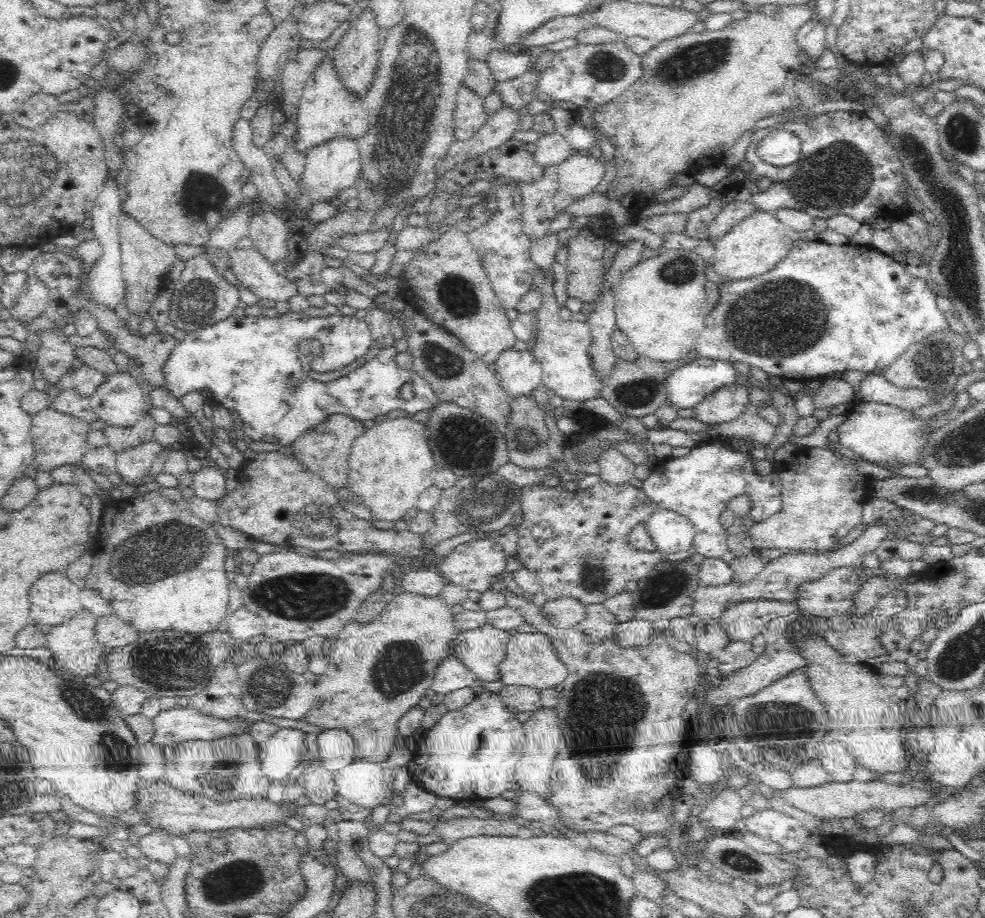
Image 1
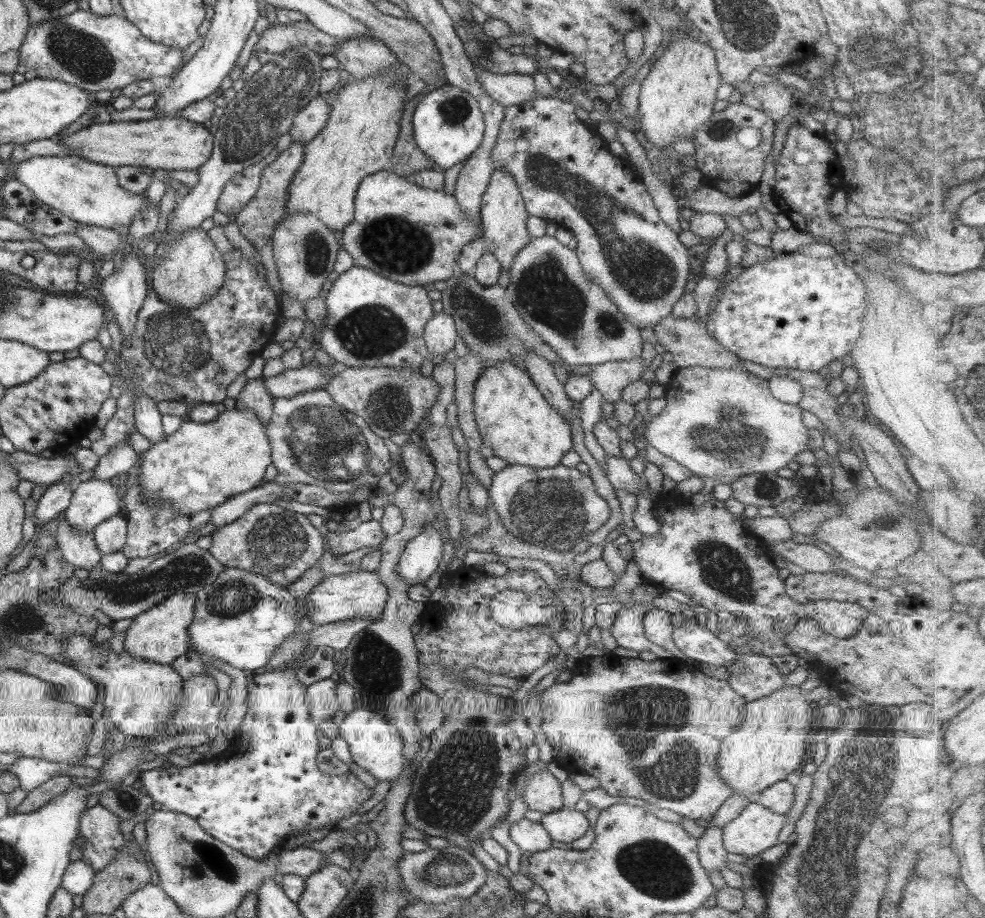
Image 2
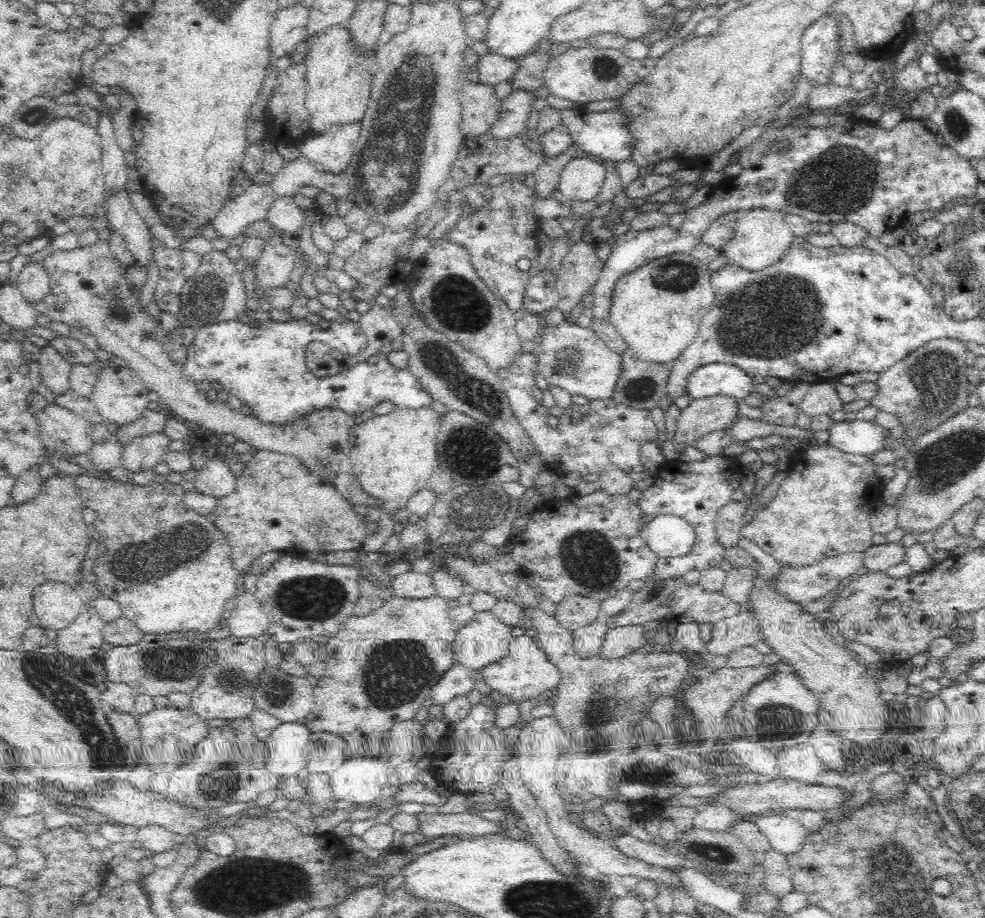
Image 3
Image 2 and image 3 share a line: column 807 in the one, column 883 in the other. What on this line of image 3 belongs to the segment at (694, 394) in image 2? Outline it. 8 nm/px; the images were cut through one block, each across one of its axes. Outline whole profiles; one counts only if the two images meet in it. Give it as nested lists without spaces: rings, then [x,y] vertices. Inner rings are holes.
[[[848,417],[843,421],[833,421],[827,428],[827,444],[850,456],[867,456],[882,450],[885,439],[884,429],[874,422]]]

